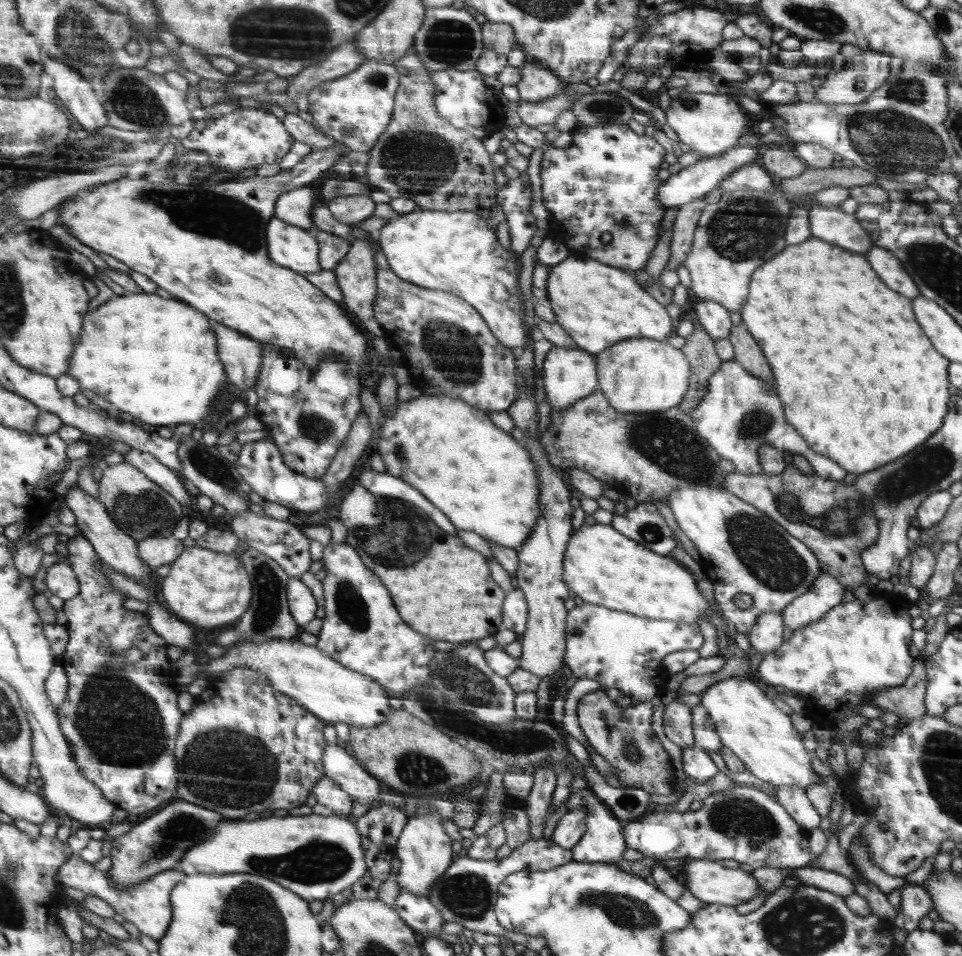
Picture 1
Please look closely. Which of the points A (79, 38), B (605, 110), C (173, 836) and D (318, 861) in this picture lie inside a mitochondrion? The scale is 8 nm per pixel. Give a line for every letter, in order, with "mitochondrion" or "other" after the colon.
A: mitochondrion
B: mitochondrion
C: mitochondrion
D: mitochondrion

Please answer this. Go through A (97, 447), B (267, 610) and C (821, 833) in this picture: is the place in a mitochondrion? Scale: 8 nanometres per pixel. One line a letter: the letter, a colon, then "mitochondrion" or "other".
A: other
B: mitochondrion
C: other

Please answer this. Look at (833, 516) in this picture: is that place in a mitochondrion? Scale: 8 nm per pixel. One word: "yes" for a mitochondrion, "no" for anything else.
yes

